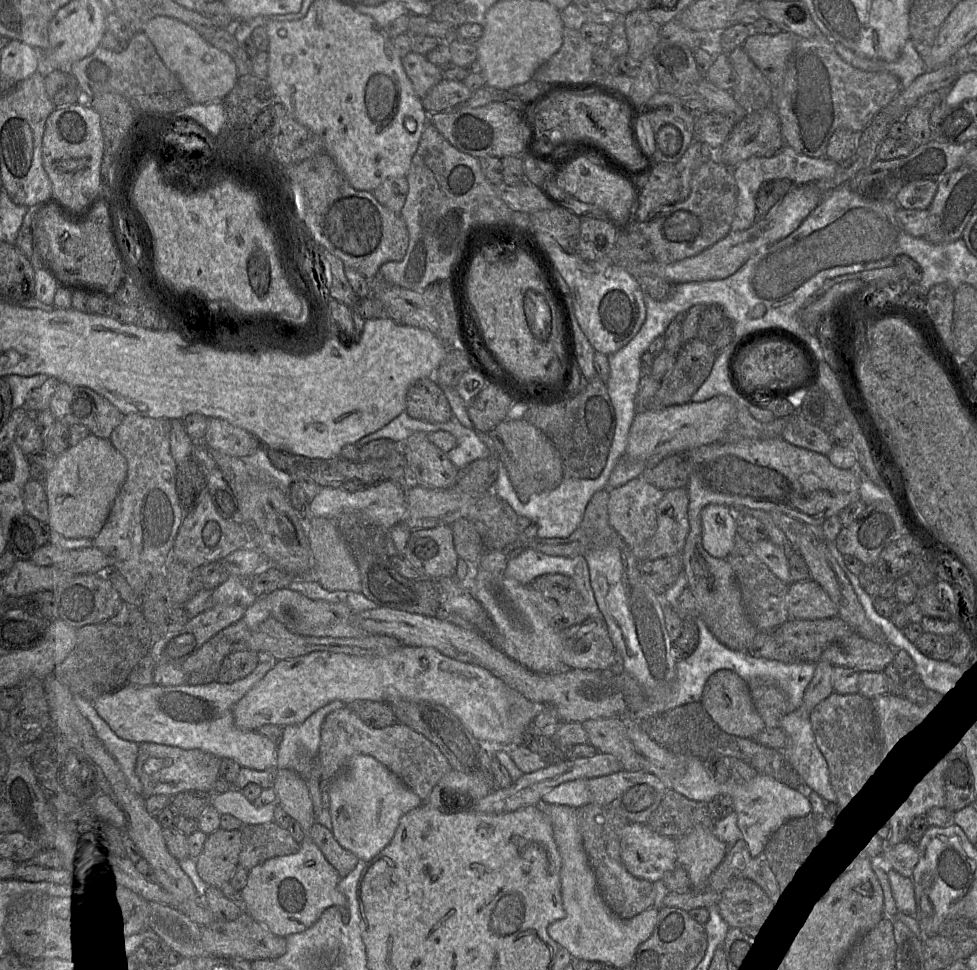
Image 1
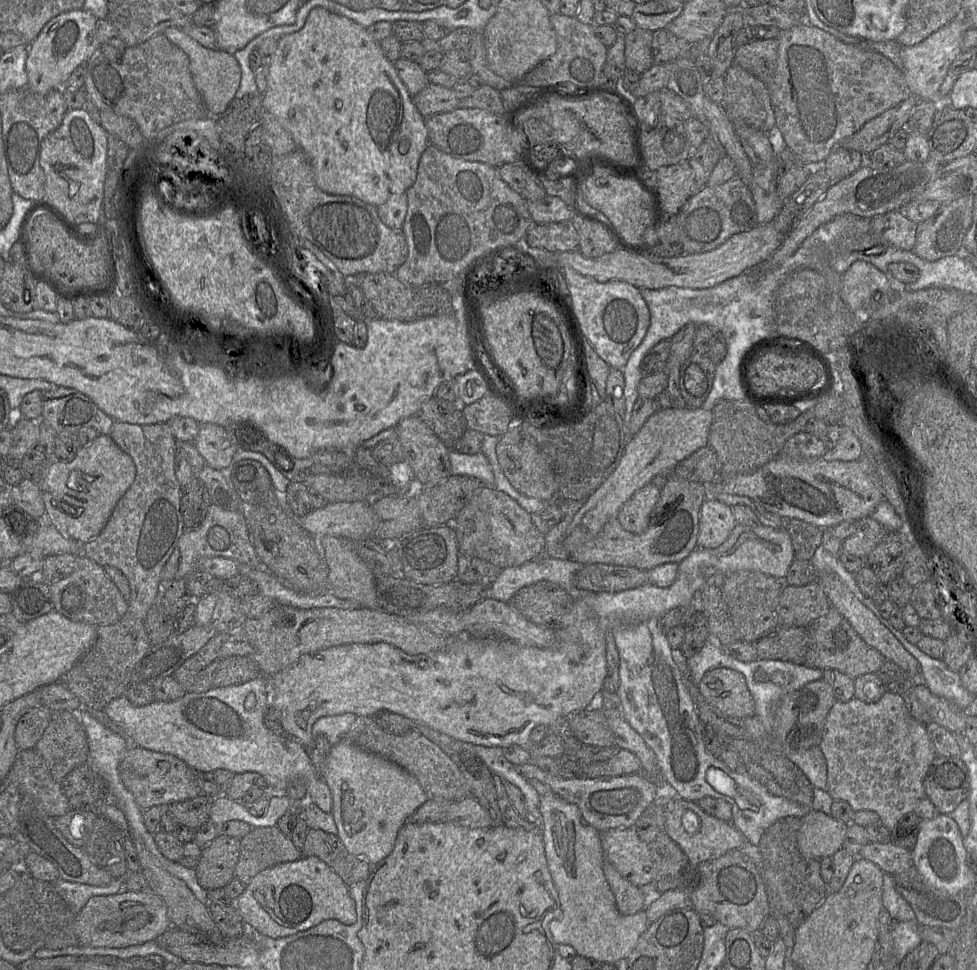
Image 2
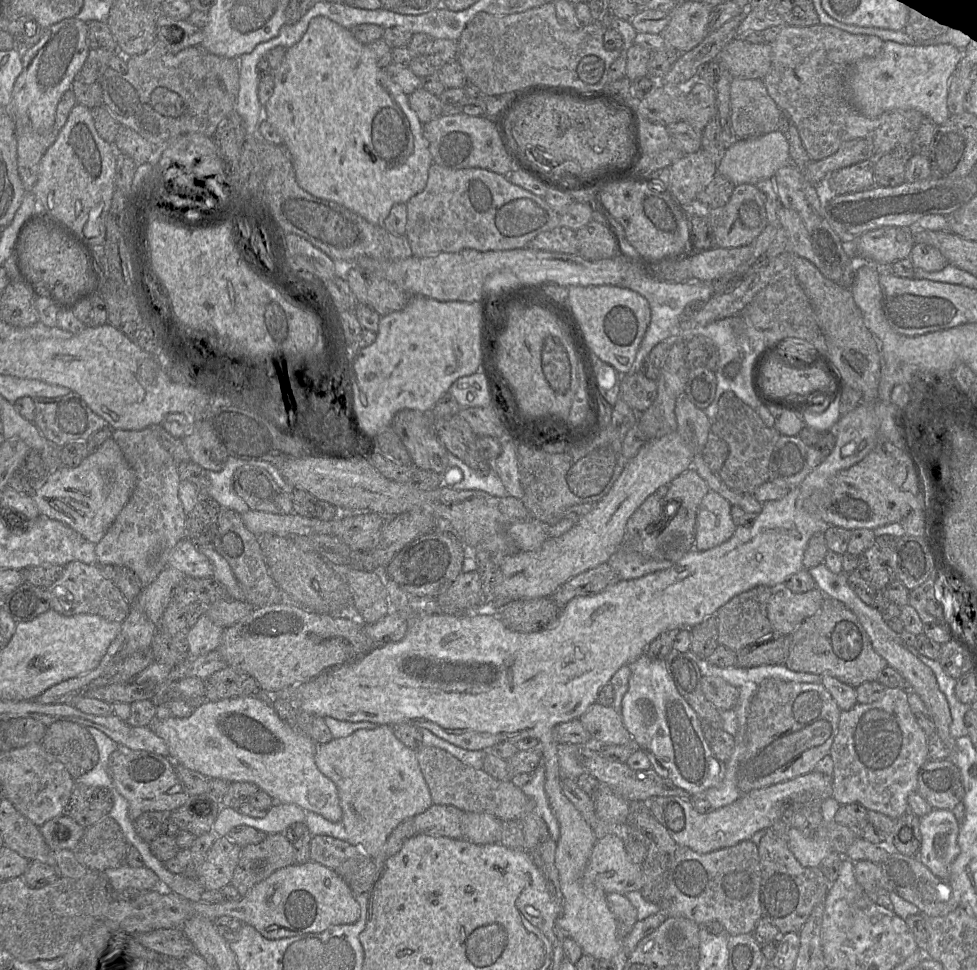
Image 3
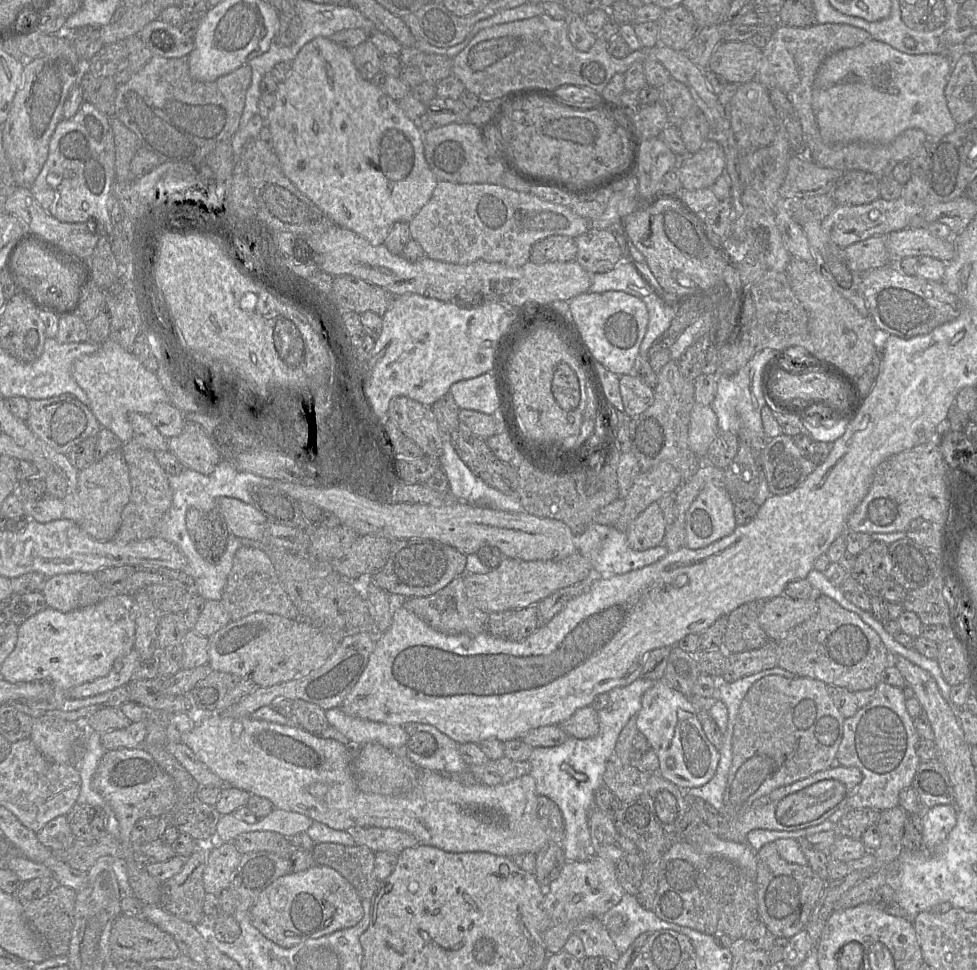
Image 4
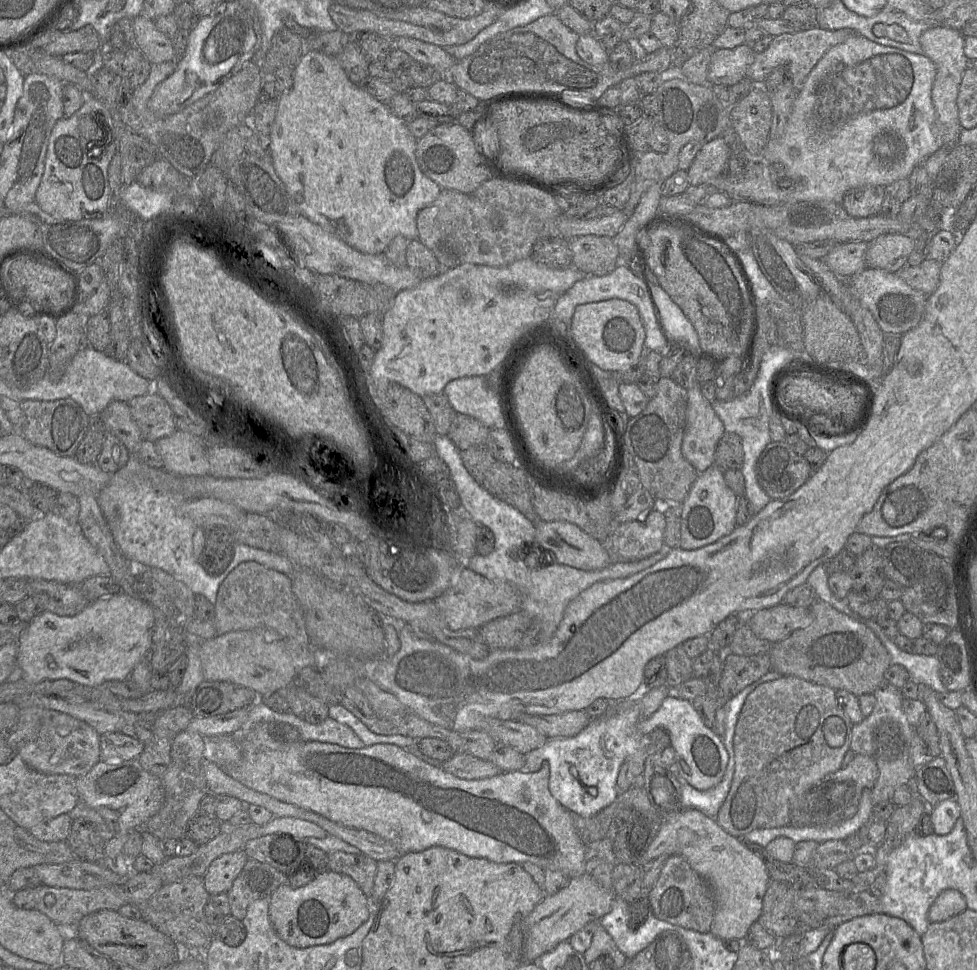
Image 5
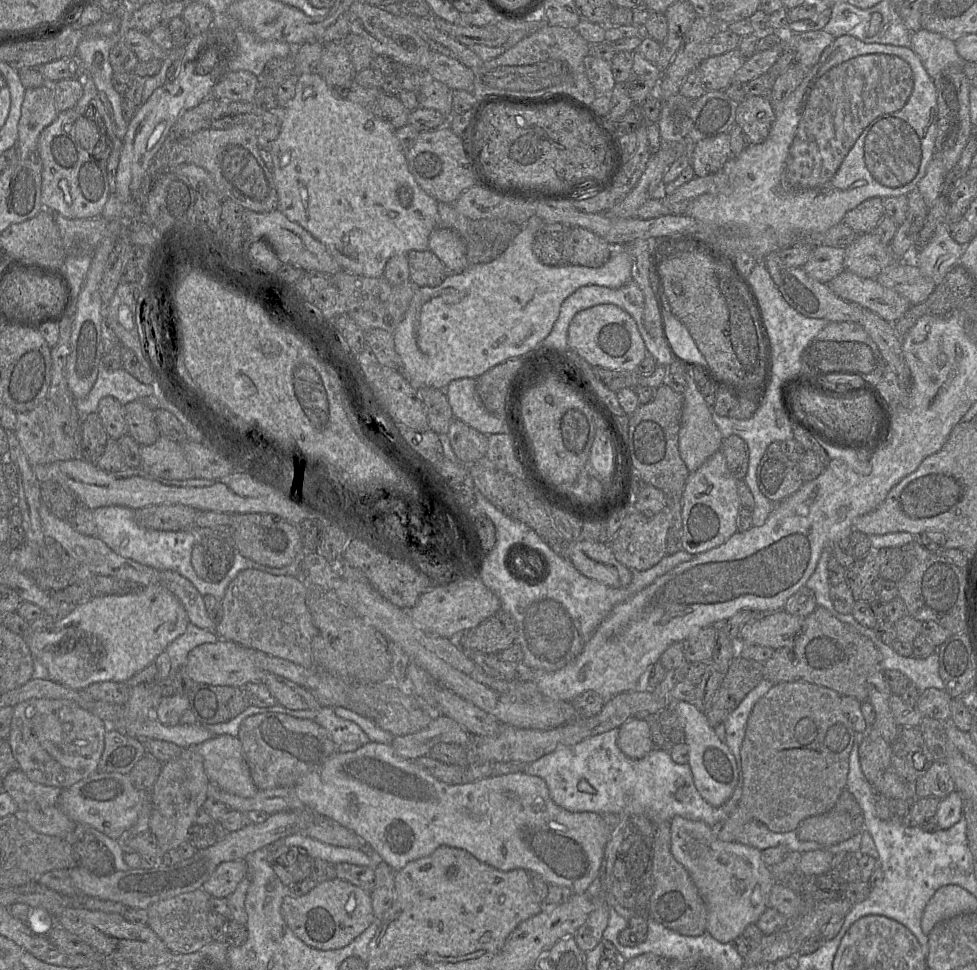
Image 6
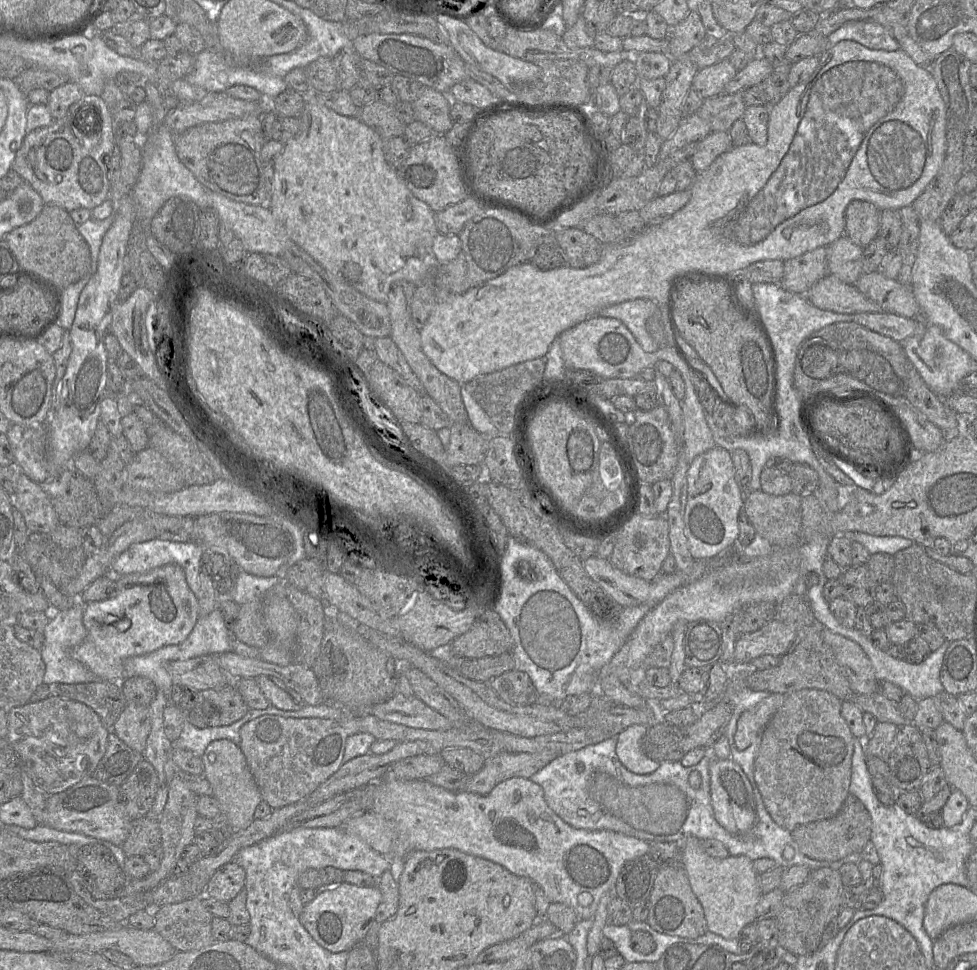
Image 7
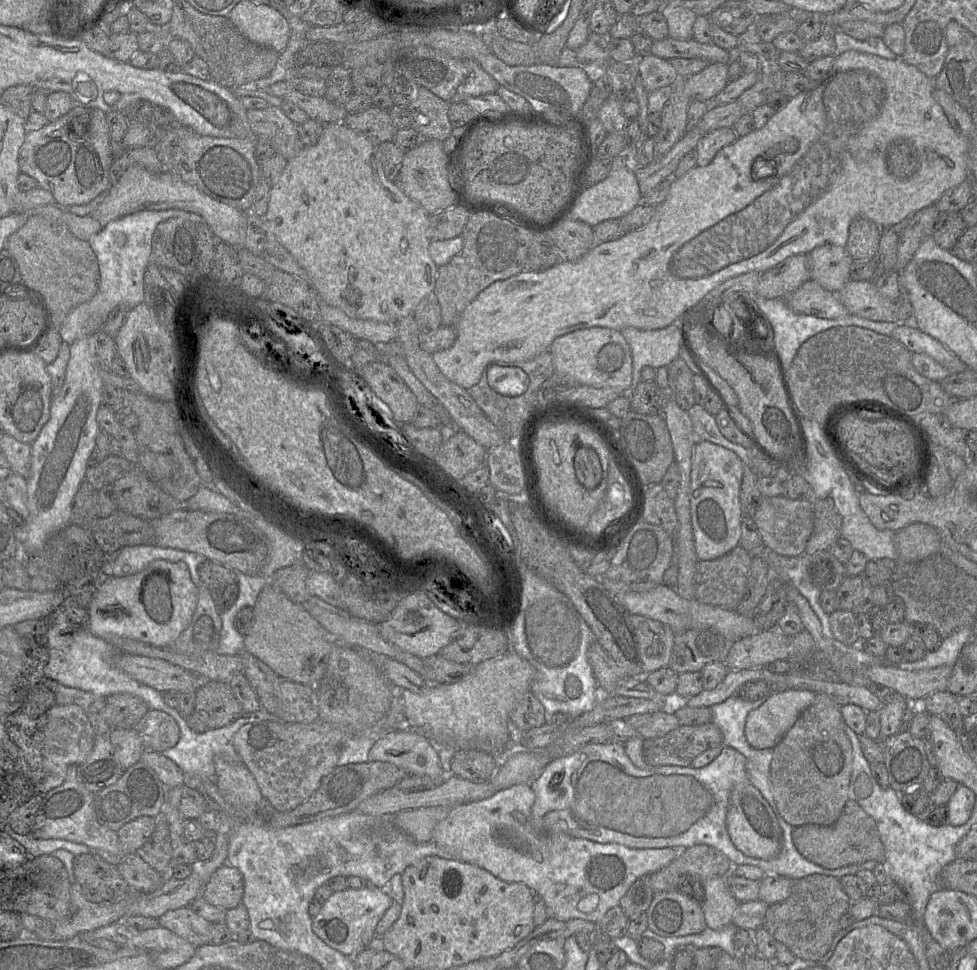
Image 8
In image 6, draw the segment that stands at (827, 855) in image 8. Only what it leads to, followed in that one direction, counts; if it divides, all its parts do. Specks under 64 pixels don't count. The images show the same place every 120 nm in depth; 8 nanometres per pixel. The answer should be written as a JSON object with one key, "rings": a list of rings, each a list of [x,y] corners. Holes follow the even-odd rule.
{"rings":[[[845,789],[830,811],[804,819],[795,832],[801,841],[832,846],[865,830],[864,813],[854,795]]]}

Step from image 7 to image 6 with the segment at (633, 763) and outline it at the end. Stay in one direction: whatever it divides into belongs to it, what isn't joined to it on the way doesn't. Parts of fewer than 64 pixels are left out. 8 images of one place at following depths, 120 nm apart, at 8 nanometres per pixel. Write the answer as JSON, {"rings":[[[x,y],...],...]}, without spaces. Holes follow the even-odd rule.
{"rings":[[[632,717],[619,727],[617,746],[634,760],[644,758],[654,748],[645,717]]]}

